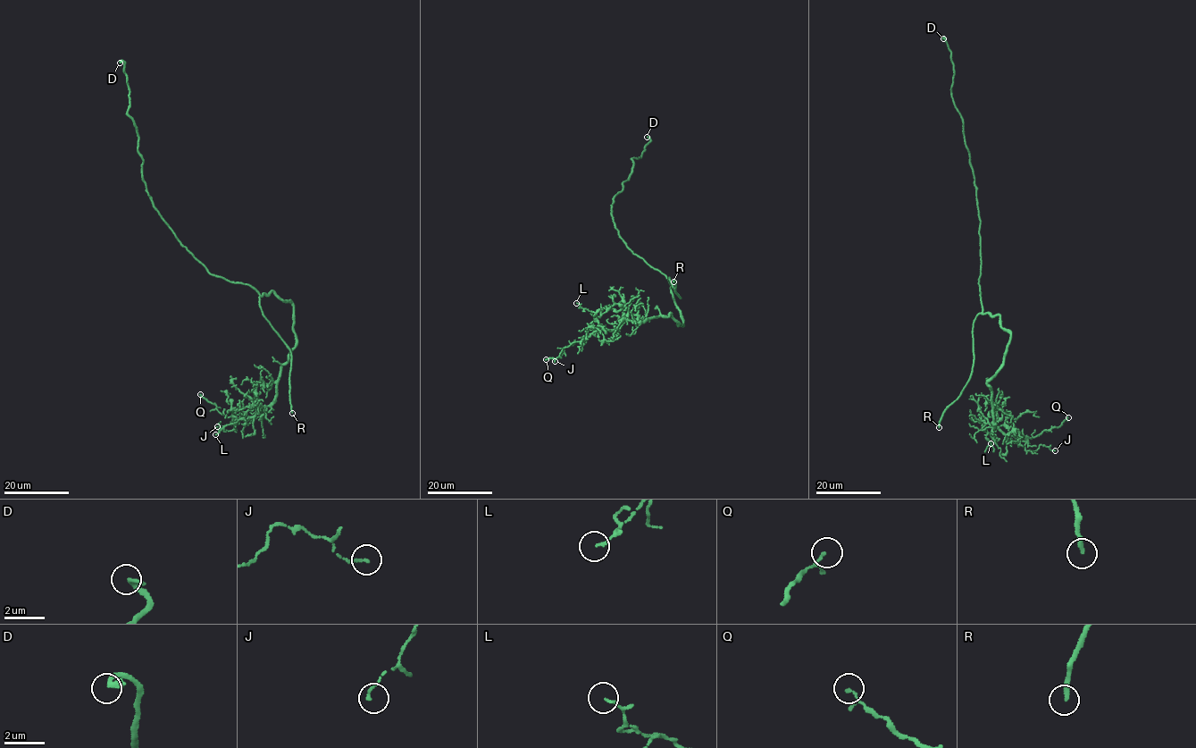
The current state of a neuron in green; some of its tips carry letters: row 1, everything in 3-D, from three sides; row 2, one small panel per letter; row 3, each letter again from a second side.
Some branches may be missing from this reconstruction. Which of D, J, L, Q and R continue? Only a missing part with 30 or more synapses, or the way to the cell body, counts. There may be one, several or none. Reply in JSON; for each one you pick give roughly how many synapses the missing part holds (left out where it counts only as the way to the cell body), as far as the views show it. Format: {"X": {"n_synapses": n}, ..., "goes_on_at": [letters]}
{"D": {"n_synapses": 70}, "goes_on_at": ["D", "R"]}

